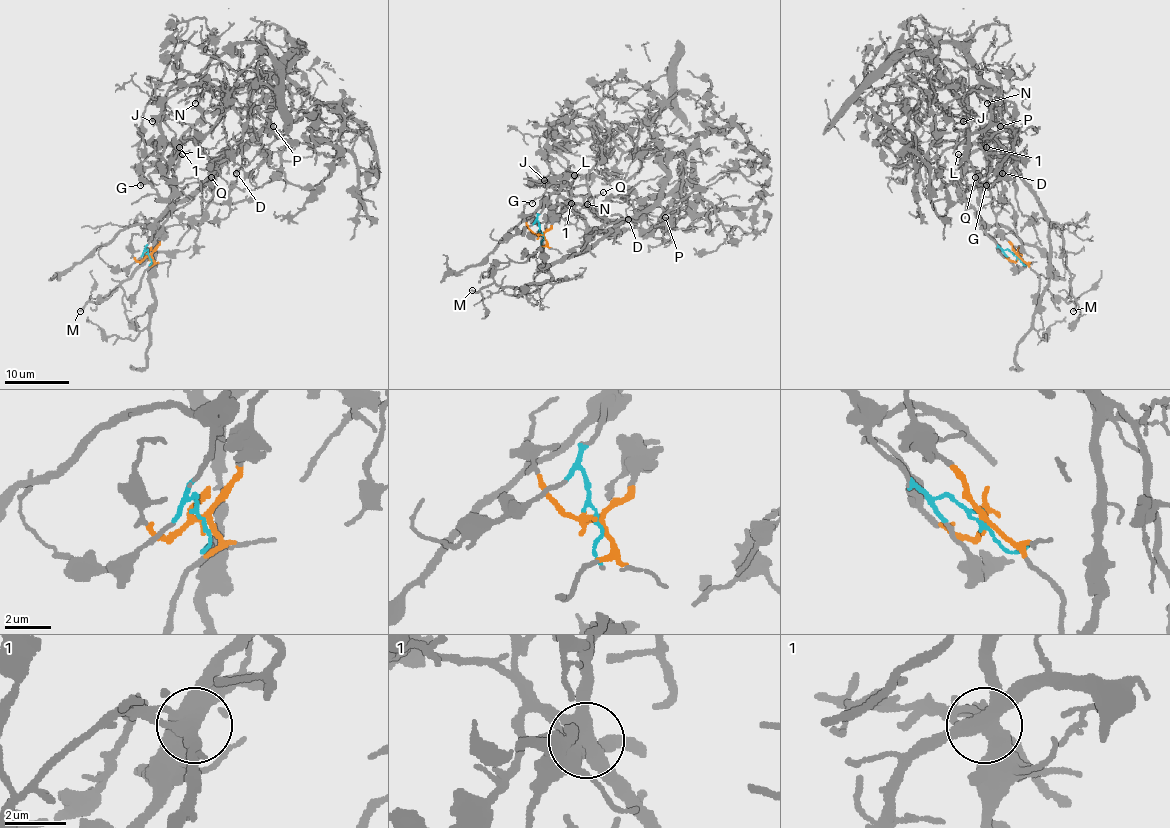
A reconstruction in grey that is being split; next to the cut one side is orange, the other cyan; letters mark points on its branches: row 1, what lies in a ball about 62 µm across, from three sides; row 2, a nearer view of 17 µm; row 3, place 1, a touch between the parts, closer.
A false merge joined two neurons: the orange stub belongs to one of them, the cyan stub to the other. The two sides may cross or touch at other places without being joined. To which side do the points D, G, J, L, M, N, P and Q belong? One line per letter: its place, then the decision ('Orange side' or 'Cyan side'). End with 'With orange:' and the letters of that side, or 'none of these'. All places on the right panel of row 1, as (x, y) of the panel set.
D: Place: (1002, 173). Cyan side
G: Place: (986, 185). Orange side
J: Place: (963, 121). Orange side
L: Place: (958, 154). Cyan side
M: Place: (1073, 311). Cyan side
N: Place: (987, 103). Orange side
P: Place: (1000, 126). Orange side
Q: Place: (975, 177). Orange side
With orange: G, J, N, P, Q

